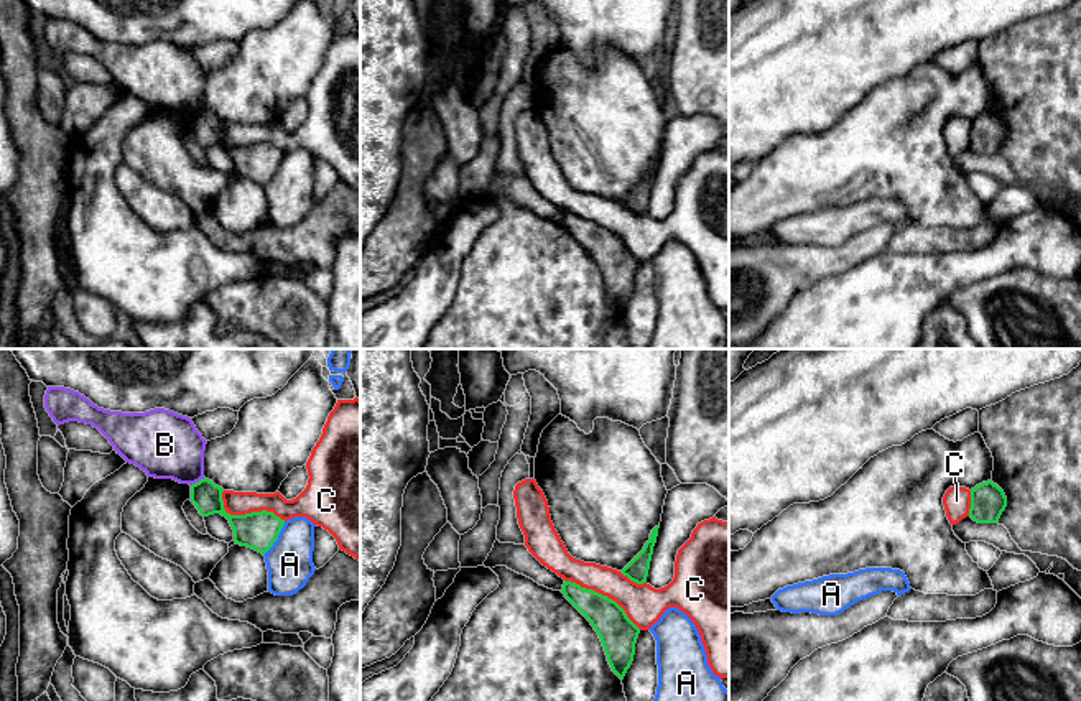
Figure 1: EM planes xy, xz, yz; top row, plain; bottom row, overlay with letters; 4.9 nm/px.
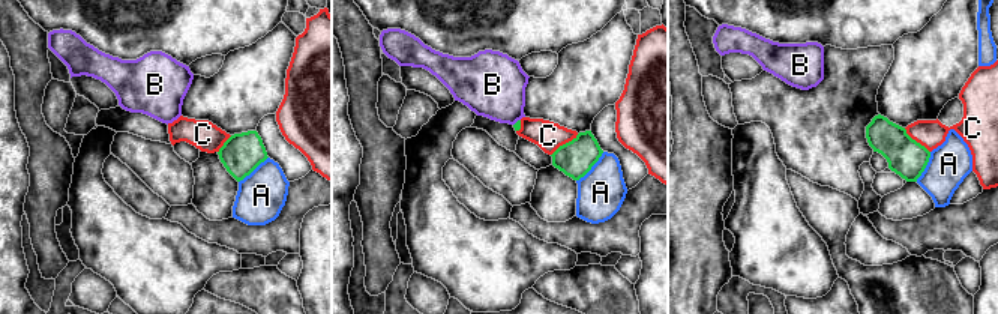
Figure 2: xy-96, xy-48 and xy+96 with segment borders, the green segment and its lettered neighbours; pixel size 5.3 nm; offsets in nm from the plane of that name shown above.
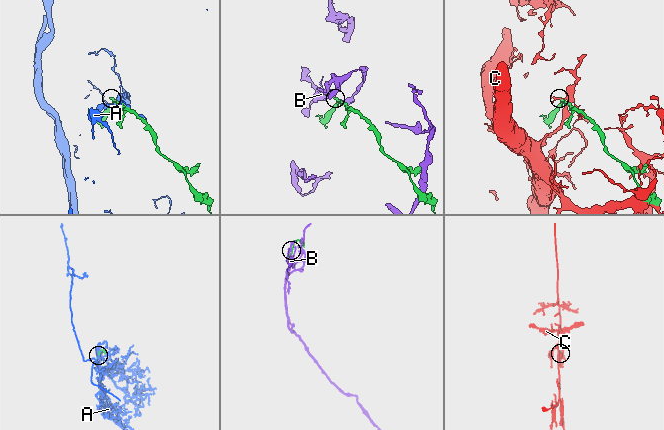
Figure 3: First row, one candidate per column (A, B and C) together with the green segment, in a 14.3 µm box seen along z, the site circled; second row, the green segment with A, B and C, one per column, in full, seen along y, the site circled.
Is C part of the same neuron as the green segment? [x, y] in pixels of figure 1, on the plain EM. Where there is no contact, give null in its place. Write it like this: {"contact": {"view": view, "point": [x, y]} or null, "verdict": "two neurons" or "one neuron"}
{"contact": {"view": "xy", "point": [247, 145]}, "verdict": "two neurons"}

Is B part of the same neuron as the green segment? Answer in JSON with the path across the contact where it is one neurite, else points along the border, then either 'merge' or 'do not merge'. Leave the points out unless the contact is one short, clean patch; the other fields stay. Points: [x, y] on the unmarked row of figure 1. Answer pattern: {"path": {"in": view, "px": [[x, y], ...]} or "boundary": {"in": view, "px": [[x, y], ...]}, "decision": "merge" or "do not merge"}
{"boundary": {"in": "xy", "px": [[204, 109], [191, 117]]}, "decision": "do not merge"}

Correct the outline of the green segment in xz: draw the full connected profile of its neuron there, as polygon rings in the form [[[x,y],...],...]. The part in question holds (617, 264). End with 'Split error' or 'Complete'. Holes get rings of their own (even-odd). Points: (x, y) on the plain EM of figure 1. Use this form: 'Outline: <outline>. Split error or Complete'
Outline: [[[564,212],[561,224],[597,263],[612,303],[624,311],[635,286],[640,260],[607,227]]]. Complete

